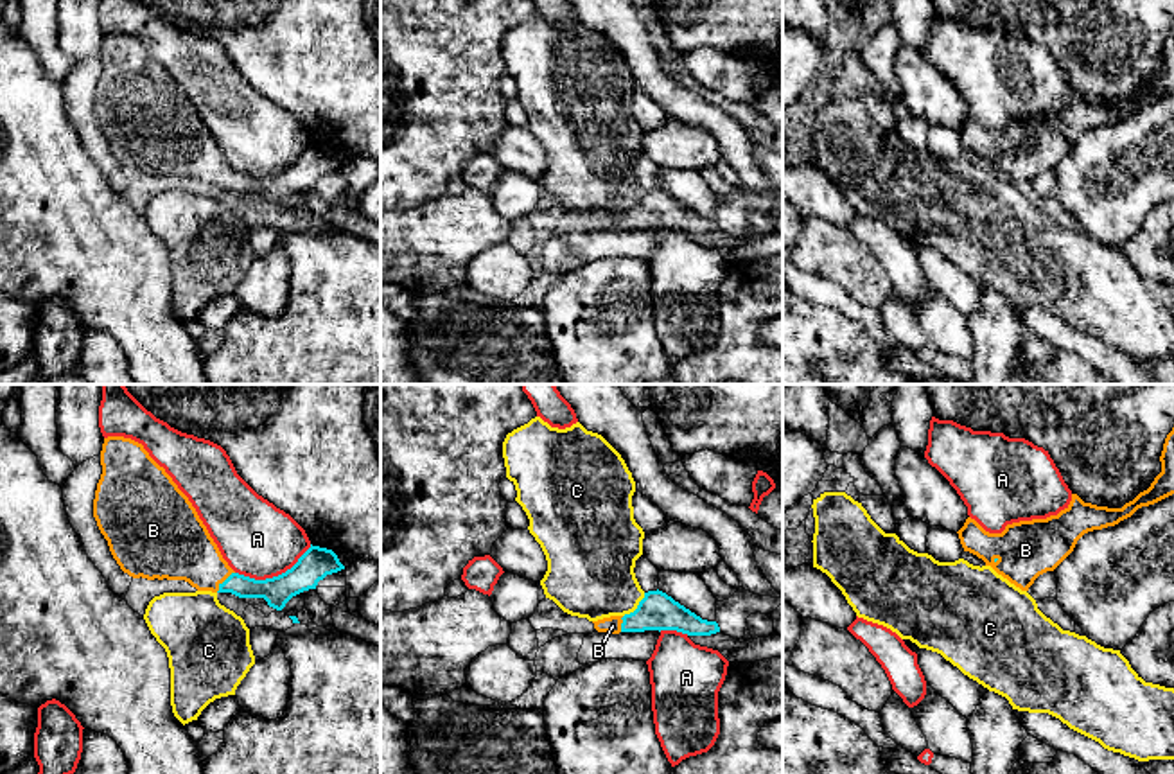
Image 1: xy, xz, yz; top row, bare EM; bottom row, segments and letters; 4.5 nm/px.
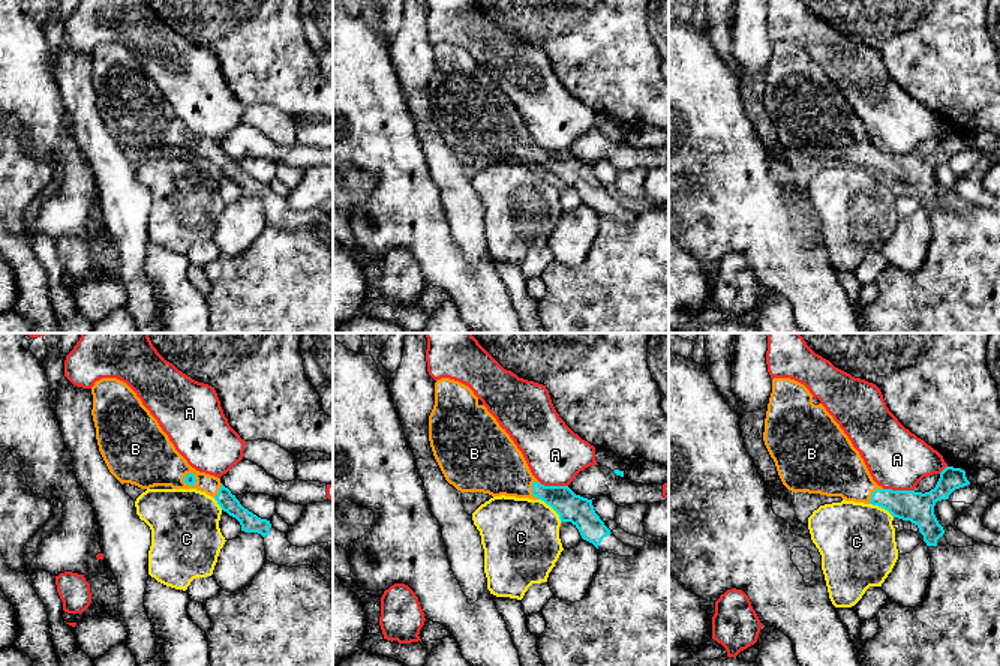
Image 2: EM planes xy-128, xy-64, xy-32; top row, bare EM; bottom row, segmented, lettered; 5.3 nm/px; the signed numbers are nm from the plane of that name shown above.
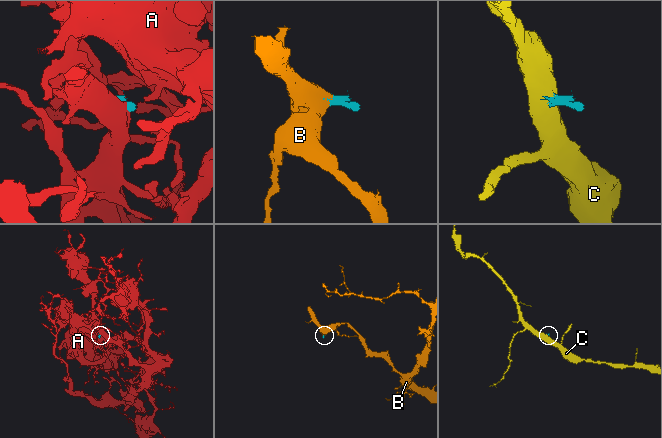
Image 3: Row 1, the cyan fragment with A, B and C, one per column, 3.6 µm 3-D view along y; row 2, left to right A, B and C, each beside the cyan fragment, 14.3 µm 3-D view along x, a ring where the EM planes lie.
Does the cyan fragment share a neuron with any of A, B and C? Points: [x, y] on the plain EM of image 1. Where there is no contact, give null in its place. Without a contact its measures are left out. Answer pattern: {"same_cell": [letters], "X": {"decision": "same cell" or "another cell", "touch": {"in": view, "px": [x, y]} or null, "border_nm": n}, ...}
{"same_cell": ["B"], "A": {"decision": "another cell", "touch": {"in": "xy", "px": [273, 175]}, "border_nm": 360}, "B": {"decision": "same cell", "touch": {"in": "xy", "px": [223, 180]}, "border_nm": 130}, "C": {"decision": "another cell", "touch": {"in": "xz", "px": [638, 205]}, "border_nm": 150}}

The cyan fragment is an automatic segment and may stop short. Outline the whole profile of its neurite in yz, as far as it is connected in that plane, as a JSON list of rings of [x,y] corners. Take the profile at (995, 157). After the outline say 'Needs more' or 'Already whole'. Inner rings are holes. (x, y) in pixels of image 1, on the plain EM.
[[[1174,25],[1165,36],[1160,59],[1161,70],[1151,84],[1122,106],[1097,104],[1072,92],[1070,102],[1057,113],[1012,120],[1002,131],[989,131],[968,115],[957,129],[960,142],[1011,181],[1029,189],[1039,172],[1054,169],[1073,149],[1084,131],[1115,124],[1138,106],[1174,92]]]. Needs more

